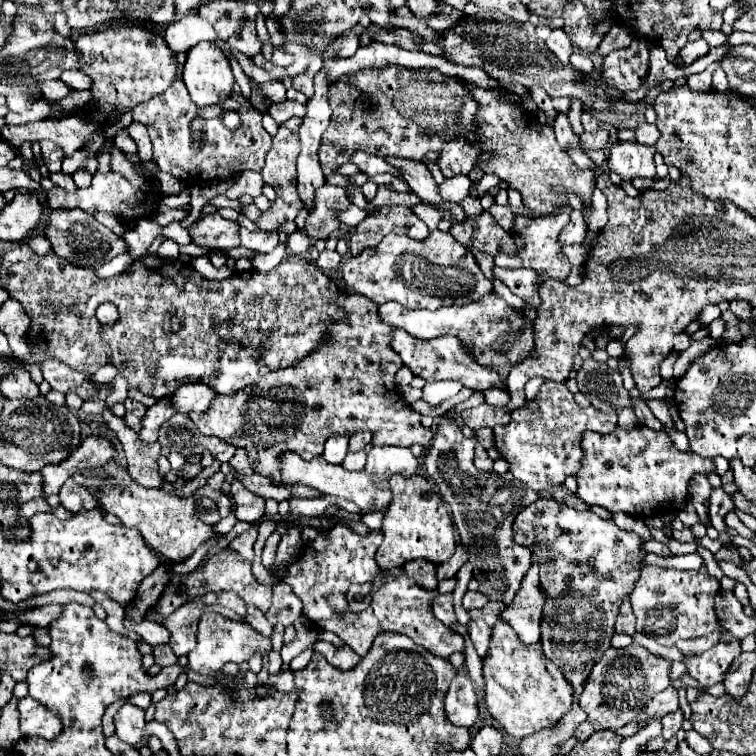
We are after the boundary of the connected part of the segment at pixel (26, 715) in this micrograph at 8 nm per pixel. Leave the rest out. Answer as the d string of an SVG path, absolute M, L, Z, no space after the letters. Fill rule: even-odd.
M26 696L18 702L20 710L20 732L22 736L42 736L46 740L54 740L62 732L60 716L52 714L46 706Z

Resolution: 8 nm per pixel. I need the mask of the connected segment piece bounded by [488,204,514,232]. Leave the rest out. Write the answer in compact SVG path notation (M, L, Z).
M494 204L488 212L496 218L496 222L498 222L506 232L512 230L512 226L514 226L514 214L512 214L512 210L510 210L508 206L498 206L498 204Z

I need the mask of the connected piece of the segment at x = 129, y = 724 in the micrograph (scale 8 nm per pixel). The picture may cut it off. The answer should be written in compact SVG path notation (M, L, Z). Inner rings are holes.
M124 704L116 716L114 716L114 726L116 726L116 736L128 744L138 744L142 738L144 730L144 712L132 704Z

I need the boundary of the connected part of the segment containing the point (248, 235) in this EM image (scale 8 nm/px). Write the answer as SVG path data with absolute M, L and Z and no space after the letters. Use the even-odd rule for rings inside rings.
M246 228L240 230L242 236L242 246L244 248L252 248L252 250L260 250L260 252L272 252L278 246L278 230L256 230L256 232L248 232Z

